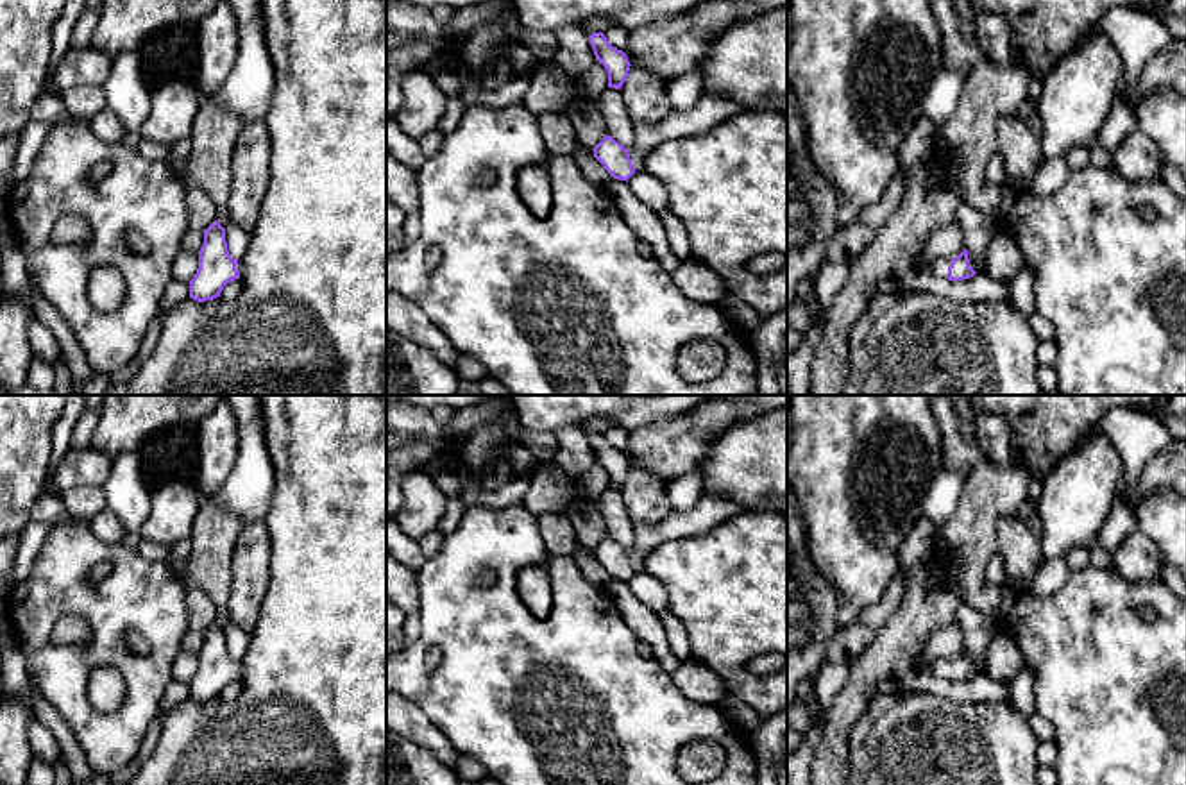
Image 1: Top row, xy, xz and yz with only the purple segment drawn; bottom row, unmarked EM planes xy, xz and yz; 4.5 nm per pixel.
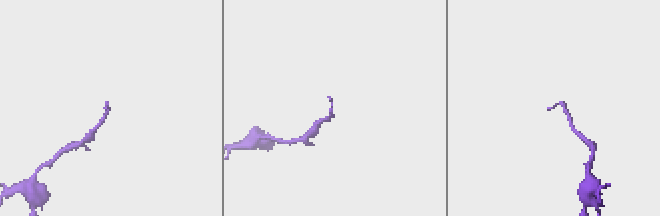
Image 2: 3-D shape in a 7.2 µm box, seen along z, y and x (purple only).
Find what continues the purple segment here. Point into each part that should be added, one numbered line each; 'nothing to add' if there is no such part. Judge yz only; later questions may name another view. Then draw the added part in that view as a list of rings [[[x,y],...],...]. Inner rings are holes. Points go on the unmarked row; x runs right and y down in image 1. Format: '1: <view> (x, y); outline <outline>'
1: yz (938, 667); outline [[[937,658],[937,660],[934,660],[930,665],[923,665],[923,667],[919,669],[919,672],[927,672],[927,674],[930,674],[930,676],[946,679],[948,667],[950,667],[950,658]]]

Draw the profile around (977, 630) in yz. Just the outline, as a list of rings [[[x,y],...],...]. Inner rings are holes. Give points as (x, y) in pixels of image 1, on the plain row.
[[[962,606],[959,610],[955,624],[962,631],[970,667],[977,674],[987,674],[984,665],[986,651],[998,631],[998,624],[971,606]]]

